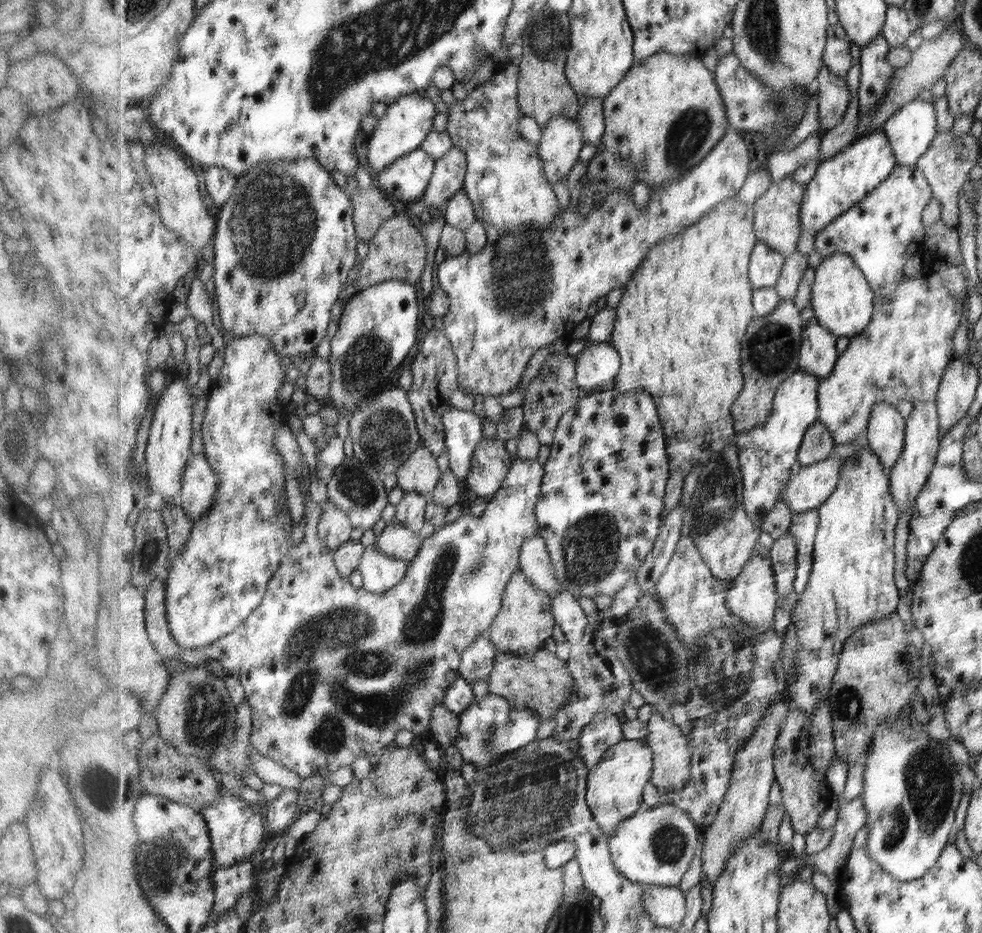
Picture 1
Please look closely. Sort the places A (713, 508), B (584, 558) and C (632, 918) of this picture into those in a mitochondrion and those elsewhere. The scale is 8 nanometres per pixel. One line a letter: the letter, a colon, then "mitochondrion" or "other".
A: mitochondrion
B: mitochondrion
C: mitochondrion

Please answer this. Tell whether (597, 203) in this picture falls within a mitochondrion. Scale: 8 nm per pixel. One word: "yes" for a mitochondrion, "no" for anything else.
no

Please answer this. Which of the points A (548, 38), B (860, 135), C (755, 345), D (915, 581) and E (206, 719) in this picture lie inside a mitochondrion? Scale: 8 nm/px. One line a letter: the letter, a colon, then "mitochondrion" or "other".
A: mitochondrion
B: other
C: mitochondrion
D: other
E: mitochondrion

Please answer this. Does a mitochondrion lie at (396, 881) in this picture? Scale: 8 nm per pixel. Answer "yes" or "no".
no

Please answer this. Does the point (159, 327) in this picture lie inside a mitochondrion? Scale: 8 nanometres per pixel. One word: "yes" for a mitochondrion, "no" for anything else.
no

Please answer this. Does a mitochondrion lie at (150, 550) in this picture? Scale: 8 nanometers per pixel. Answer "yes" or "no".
yes

